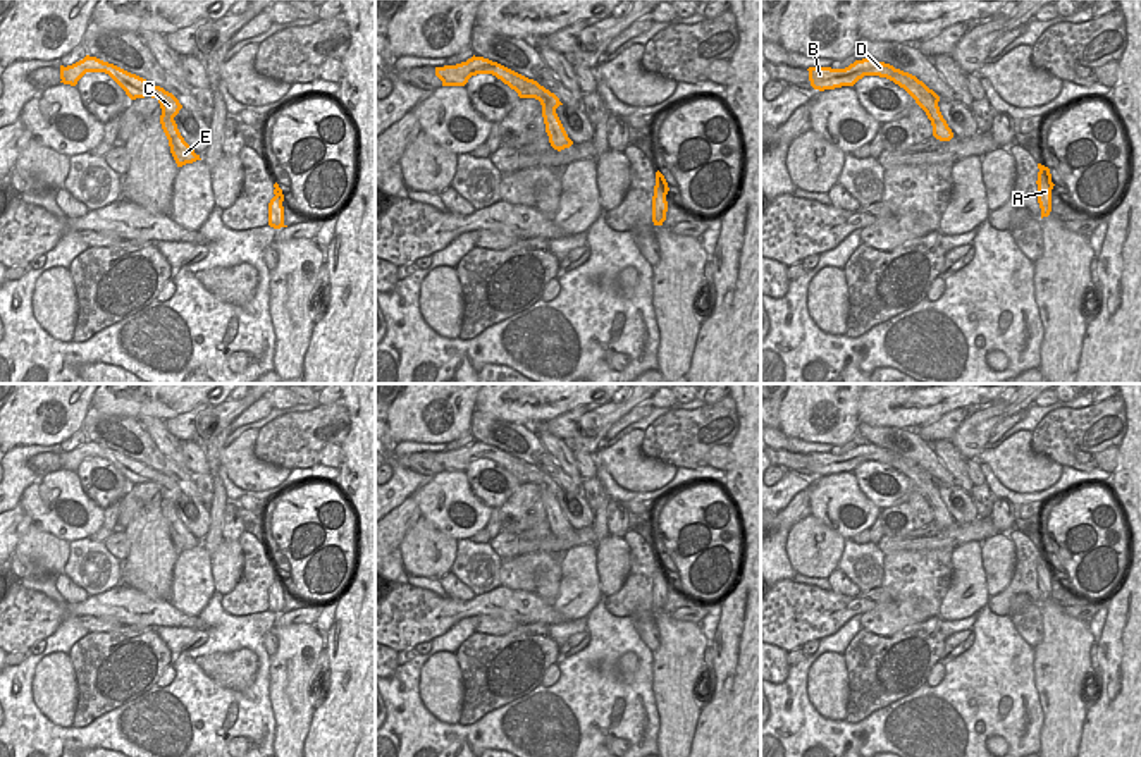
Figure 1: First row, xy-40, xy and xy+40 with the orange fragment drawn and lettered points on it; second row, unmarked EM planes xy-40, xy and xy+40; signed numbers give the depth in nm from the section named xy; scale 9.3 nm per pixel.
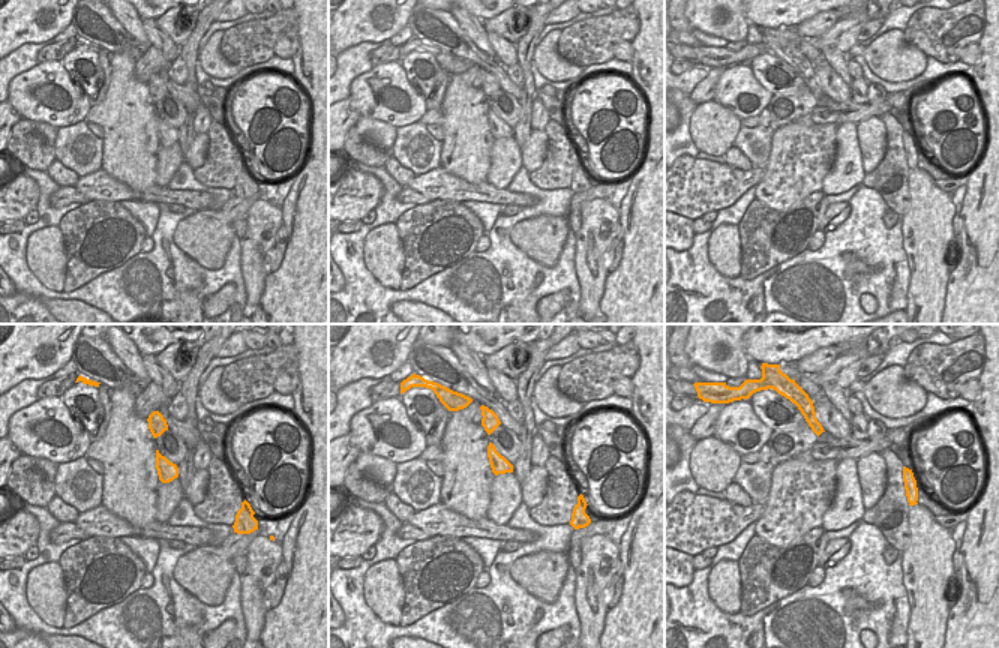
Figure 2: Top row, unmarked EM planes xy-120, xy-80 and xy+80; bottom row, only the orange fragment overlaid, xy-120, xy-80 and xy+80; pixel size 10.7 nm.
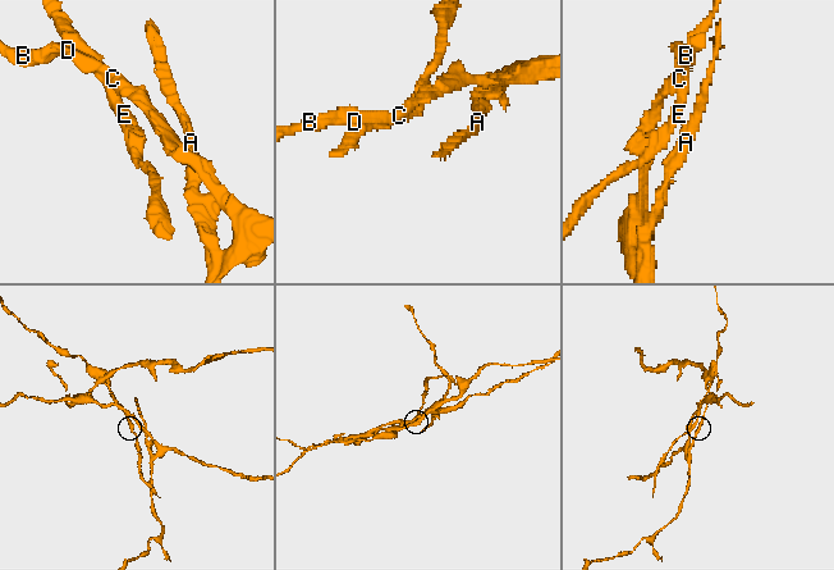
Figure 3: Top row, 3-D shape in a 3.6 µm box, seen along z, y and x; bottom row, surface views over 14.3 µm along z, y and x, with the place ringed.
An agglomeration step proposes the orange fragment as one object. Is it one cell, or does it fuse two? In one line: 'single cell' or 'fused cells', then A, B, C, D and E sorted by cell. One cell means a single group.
fused cells | A B C D / E

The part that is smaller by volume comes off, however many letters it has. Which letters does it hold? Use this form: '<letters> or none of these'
E

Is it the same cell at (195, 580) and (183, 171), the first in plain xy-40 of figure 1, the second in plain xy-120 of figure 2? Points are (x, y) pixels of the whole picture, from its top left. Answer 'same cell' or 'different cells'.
different cells

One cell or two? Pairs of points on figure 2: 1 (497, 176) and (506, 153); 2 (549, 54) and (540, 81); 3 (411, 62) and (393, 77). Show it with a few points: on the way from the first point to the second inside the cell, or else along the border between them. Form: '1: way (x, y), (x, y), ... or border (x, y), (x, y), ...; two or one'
1: way (503, 170), (506, 159); one
2: border (533, 59), (549, 80), (575, 78); two
3: border (399, 60), (407, 80), (423, 96); two

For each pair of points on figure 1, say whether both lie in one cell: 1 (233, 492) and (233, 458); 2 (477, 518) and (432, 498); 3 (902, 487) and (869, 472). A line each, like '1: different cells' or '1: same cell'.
1: different cells
2: same cell
3: same cell

